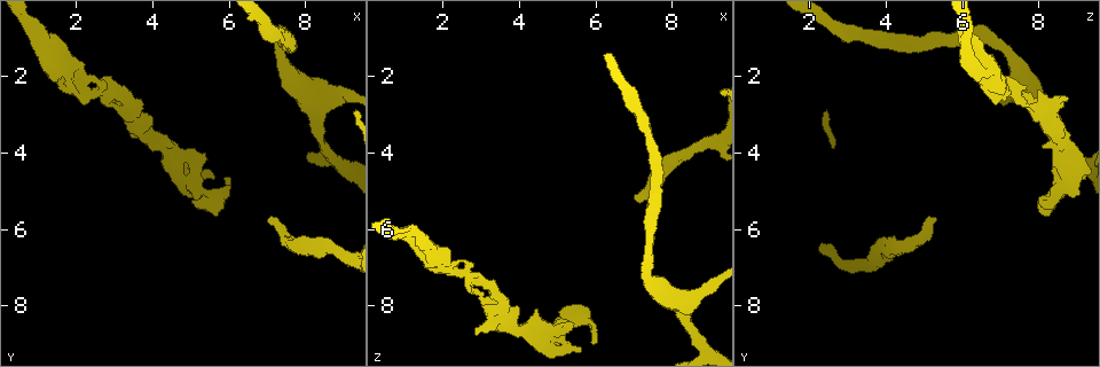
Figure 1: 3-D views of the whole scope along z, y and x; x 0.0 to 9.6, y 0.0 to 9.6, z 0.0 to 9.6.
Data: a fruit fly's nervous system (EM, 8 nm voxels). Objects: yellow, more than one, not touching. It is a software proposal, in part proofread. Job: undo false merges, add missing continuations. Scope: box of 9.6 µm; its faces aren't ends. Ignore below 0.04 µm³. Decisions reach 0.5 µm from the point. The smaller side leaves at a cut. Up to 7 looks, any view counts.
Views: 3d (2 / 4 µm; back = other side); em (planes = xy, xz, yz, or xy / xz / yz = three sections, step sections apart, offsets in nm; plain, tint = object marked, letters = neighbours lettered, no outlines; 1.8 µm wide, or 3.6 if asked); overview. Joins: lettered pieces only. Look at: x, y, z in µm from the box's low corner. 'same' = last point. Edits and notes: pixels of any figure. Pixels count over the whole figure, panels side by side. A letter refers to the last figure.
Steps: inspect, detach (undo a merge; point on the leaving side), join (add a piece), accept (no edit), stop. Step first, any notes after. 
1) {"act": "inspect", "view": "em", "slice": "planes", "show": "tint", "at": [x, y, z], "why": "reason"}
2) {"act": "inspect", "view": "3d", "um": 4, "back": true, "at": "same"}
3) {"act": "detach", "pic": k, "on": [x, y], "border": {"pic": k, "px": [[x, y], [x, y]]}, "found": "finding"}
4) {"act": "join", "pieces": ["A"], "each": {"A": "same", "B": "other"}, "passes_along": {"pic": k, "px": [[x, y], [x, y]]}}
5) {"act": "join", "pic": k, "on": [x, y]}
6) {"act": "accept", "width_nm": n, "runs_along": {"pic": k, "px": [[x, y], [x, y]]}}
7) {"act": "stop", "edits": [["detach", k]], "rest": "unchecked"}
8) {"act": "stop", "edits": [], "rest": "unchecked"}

{"act": "inspect", "view": "3d", "um": 2, "at": [1.75, 1.80, 6.65], "why": "arms run side by side"}

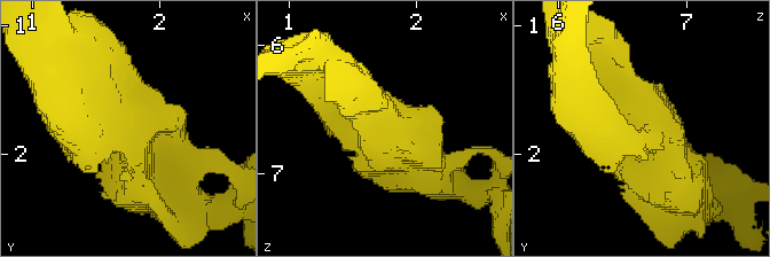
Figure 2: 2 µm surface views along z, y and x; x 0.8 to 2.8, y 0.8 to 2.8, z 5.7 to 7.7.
{"act": "inspect", "view": "em", "um": 3.6, "slice": "yz", "step": 8, "show": "tint", "at": [1.74, 1.84, 6.66], "arms": 3, "arm_widths_nm": [200, 260, 360]}

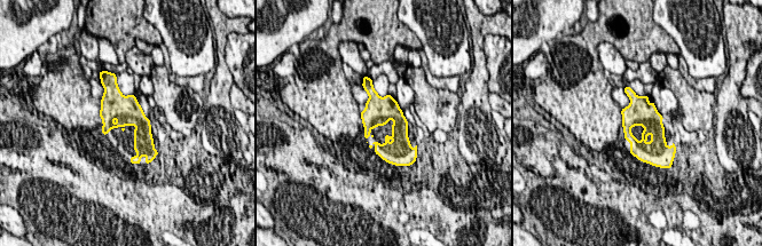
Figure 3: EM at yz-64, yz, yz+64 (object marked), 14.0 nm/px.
{"act": "inspect", "view": "em", "um": 3.6, "slice": "planes", "show": "letters", "at": "same", "why": "cut it another way"}

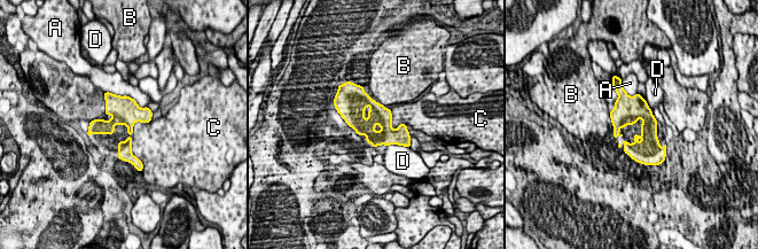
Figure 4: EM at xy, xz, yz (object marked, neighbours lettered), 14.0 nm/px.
{"act": "accept", "each": {"A": "other", "B": "other", "C": "other", "D": "other"}, "border": {"pic": 4, "px": [[390, 110], [391, 127], [406, 126]]}, "found": "all the same neuron"}

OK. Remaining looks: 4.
{"act": "inspect", "view": "em", "slice": "xy", "step": 16, "show": "letters", "at": [2.85, 2.55, 8.70], "why": "free end"}

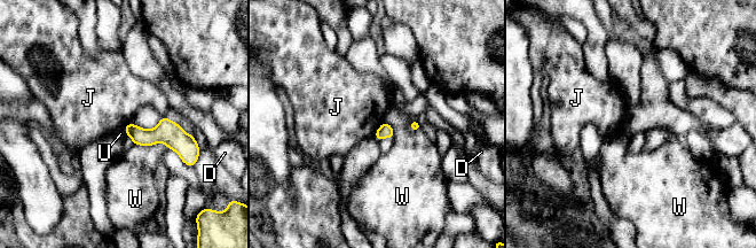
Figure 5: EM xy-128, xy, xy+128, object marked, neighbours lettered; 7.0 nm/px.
{"act": "inspect", "view": "em", "slice": "planes", "show": "letters", "at": "same", "why": "cut it another way"}

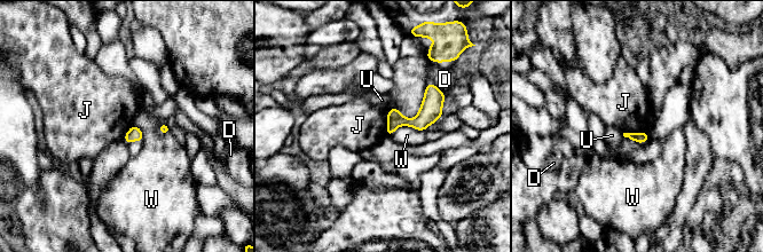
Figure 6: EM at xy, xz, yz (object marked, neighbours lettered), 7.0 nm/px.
{"act": "accept", "each": {"D": "other", "J": "other", "U": "other", "W": "other"}, "runs_along": {"pic": 6, "px": [[440, 94], [417, 121], [398, 121], [390, 131]]}, "found": "no lettered piece goes on from it"}

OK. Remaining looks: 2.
{"act": "inspect", "view": "3d", "um": 2, "back": true, "at": [5.40, 4.00, 8.55], "why": "branch stops here"}

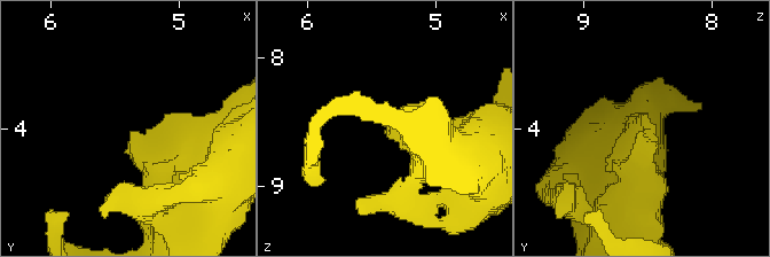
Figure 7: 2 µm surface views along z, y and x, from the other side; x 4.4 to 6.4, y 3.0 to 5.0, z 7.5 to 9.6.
{"act": "inspect", "view": "em", "um": 3.6, "slice": "planes", "show": "letters", "at": [5.34, 4.00, 8.56]}

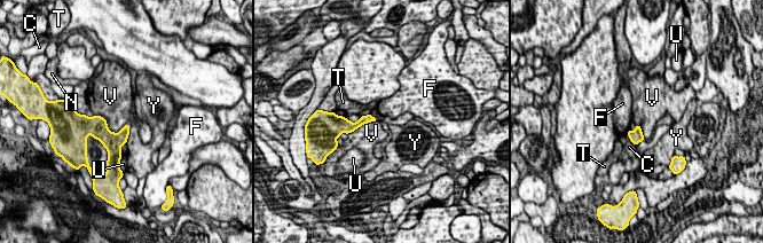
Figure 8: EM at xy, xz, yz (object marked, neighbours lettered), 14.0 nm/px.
{"act": "accept", "longest_contact_nm": ["V", 480], "each": {"C": "other", "F": "other", "N": "other", "T": "other", "U": "other", "V": "other", "Y": "other"}, "border": {"pic": 8, "px": [[94, 115], [110, 131], [125, 125]]}, "found": "no lettered piece goes on from it"}

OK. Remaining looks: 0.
{"act": "stop", "edits": [], "rest": "unchecked"}

